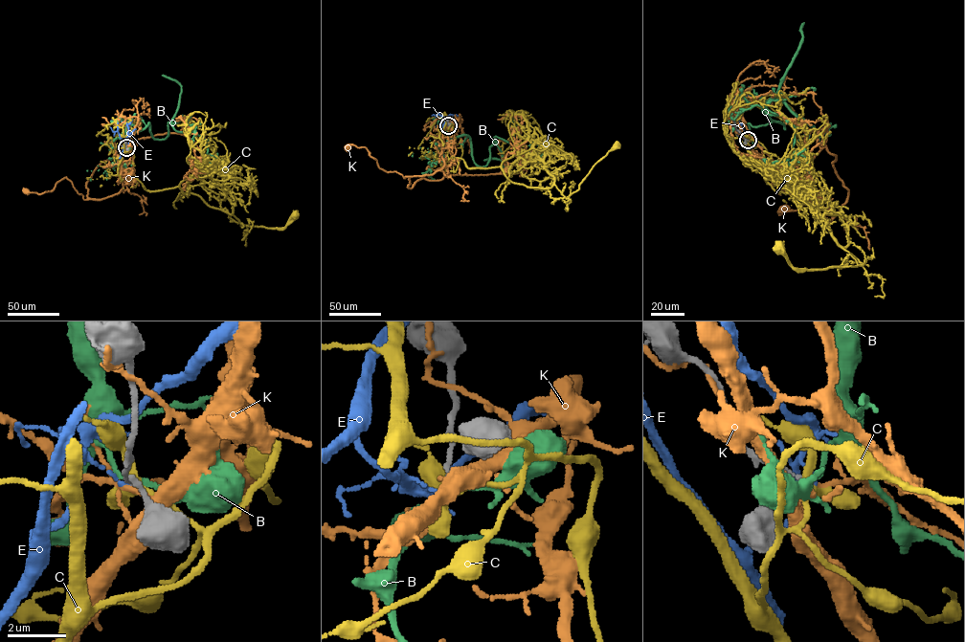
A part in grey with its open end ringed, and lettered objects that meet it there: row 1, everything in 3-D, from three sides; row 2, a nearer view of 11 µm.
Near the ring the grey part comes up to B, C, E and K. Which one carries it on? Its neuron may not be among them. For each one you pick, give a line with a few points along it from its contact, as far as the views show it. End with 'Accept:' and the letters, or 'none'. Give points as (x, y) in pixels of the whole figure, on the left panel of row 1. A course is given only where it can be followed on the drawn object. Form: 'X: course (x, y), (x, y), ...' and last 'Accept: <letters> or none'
Accept: none

